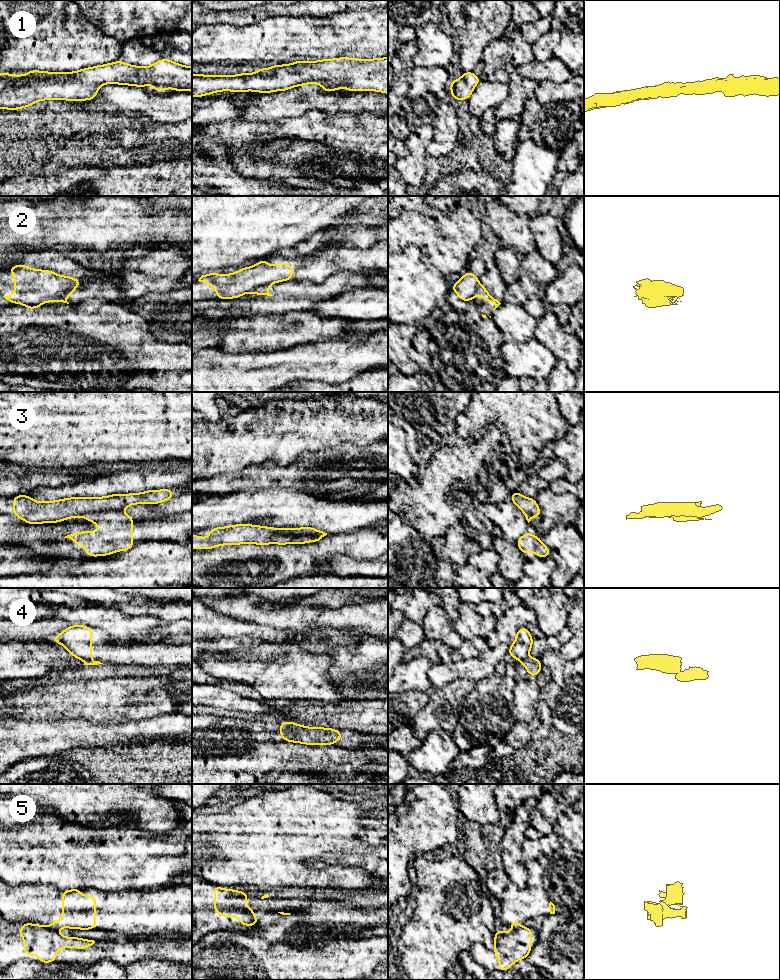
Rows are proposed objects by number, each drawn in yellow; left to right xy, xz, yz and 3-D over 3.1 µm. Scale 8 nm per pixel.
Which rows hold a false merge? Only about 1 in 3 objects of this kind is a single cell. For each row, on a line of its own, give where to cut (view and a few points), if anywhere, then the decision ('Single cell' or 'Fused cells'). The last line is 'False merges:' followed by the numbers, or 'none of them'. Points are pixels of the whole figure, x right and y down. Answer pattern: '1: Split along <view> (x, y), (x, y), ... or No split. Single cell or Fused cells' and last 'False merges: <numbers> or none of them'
1: No split. Single cell
2: Split along xy (76, 286), (69, 289), (59, 299), (52, 301). Fused cells
3: Split along xz (281, 530), (284, 533), (293, 535), (323, 536). Fused cells
4: Split along xy (92, 660), (83, 661). Fused cells
5: Split along xy (49, 926), (56, 930). Fused cells
False merges: 2, 3, 4, 5

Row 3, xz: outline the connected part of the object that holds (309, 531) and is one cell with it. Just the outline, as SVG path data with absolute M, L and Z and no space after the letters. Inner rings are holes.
M302 527L302 528L290 528L283 529L284 534L290 534L293 536L307 535L307 536L326 536L327 533L314 529L312 527Z

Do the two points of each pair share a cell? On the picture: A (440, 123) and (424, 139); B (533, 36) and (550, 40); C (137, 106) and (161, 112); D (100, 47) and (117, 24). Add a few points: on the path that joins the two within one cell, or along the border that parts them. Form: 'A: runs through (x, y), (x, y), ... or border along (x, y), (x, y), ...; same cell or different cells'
A: border along (431, 124), (433, 138), (426, 147), (427, 153); different cells
B: border along (551, 28), (532, 44); different cells
C: runs through (143, 106), (155, 106); same cell
D: border along (89, 22), (101, 31), (123, 42); different cells

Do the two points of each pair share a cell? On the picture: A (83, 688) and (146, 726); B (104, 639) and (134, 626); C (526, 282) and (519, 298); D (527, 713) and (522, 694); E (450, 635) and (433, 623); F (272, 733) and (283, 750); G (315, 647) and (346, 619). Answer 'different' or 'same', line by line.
A: different
B: different
C: same
D: same
E: same
F: different
G: different

